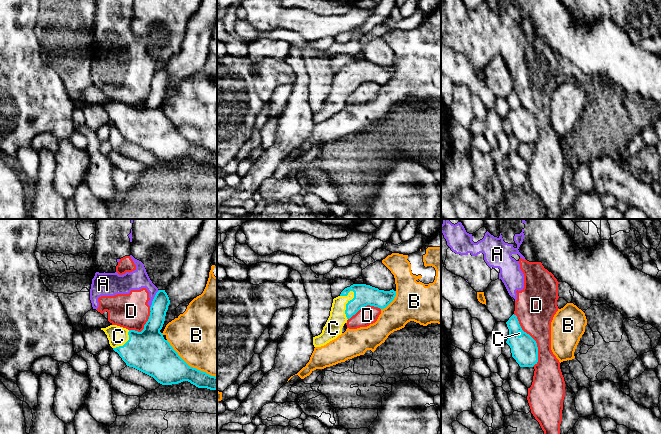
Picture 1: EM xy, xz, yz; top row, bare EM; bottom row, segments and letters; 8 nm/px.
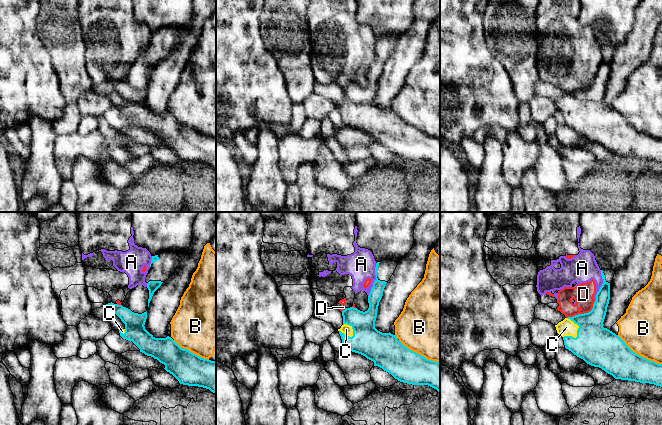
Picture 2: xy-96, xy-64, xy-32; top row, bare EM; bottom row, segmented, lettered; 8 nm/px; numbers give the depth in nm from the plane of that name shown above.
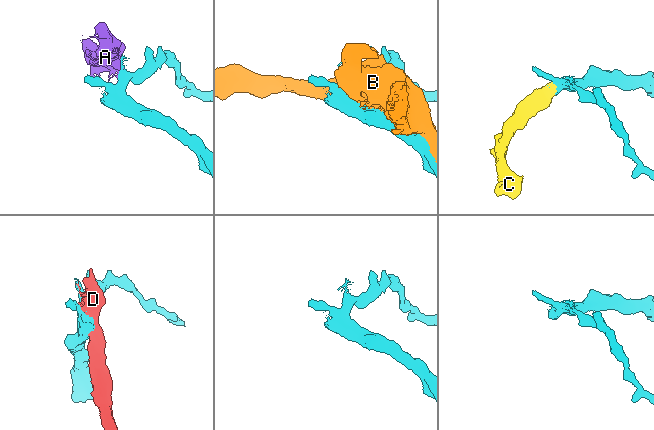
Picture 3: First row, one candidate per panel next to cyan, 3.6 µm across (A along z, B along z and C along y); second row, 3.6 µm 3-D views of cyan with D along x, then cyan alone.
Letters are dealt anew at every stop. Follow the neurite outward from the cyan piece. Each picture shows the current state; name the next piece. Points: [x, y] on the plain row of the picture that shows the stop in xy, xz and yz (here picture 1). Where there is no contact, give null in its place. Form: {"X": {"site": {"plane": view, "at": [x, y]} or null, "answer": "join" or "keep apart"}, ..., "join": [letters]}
{"A": {"site": {"plane": "xy", "at": [153, 75]}, "answer": "keep apart"}, "B": {"site": {"plane": "xy", "at": [189, 142]}, "answer": "keep apart"}, "C": {"site": {"plane": "xz", "at": [346, 81]}, "answer": "join"}, "D": {"site": {"plane": "yz", "at": [533, 115]}, "answer": "keep apart"}, "join": ["C"]}

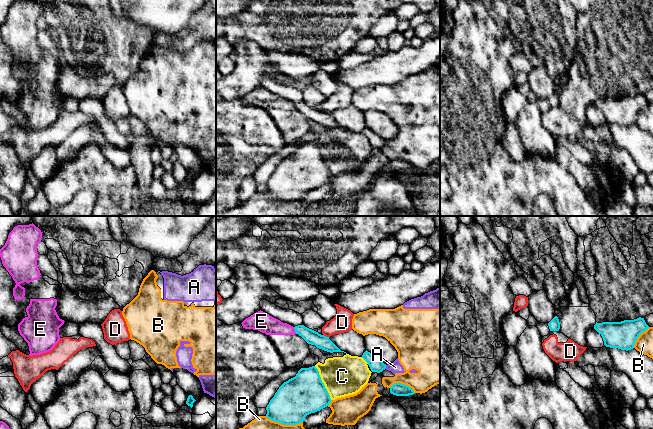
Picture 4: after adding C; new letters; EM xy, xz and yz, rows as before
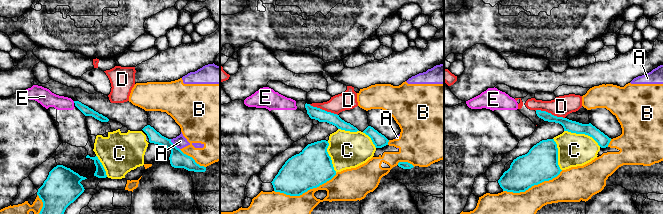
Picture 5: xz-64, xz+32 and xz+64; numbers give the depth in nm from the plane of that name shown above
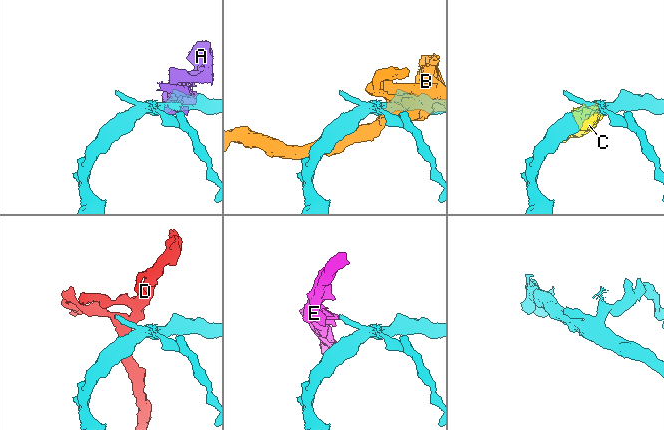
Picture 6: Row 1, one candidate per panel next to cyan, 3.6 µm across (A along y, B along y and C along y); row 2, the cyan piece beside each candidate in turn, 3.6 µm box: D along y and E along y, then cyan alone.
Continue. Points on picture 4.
{"A": {"site": {"plane": "xz", "at": [385, 143]}, "answer": "keep apart"}, "B": {"site": {"plane": "xz", "at": [284, 200]}, "answer": "keep apart"}, "C": {"site": {"plane": "xz", "at": [323, 159]}, "answer": "keep apart"}, "D": {"site": {"plane": "xz", "at": [325, 112]}, "answer": "keep apart"}, "E": {"site": {"plane": "xz", "at": [295, 106]}, "answer": "keep apart"}, "join": []}

